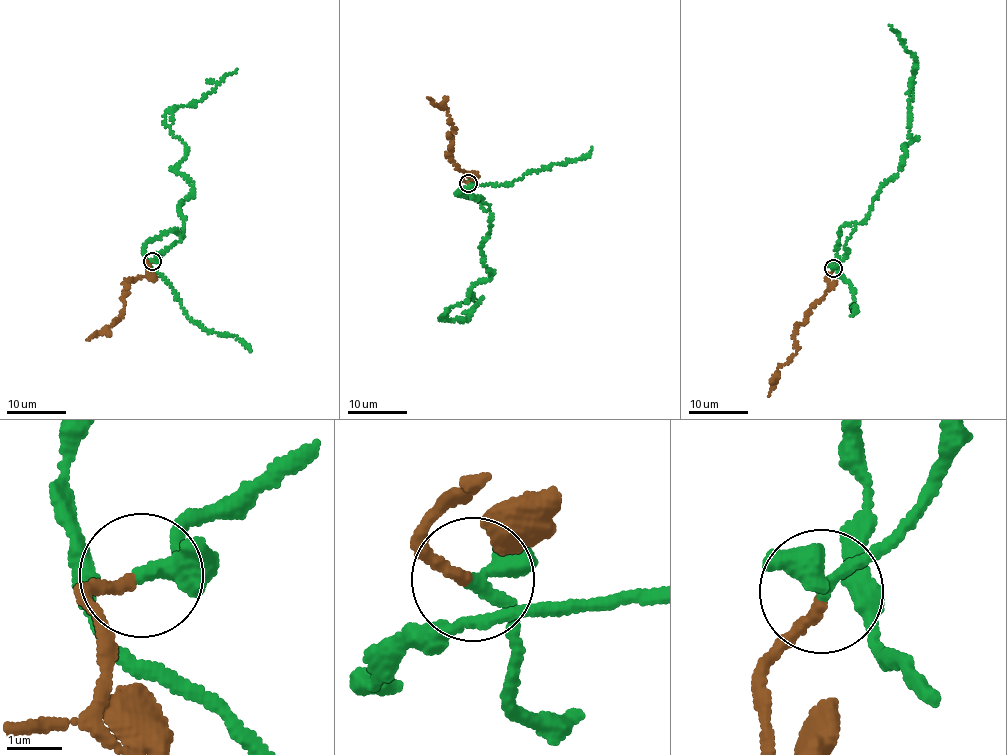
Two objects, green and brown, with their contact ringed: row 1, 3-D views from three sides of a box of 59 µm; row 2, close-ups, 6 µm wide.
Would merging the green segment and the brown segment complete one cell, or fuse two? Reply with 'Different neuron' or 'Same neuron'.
Same neuron

